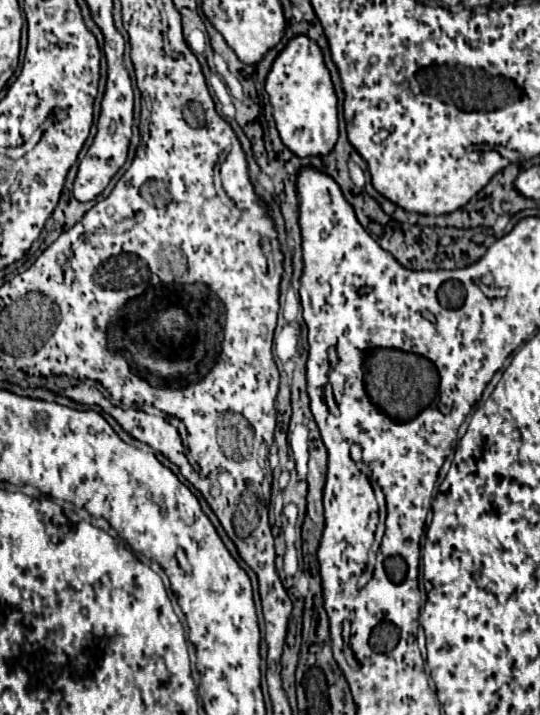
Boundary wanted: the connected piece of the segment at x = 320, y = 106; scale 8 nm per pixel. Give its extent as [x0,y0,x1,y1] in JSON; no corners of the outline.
[265,35,339,157]

